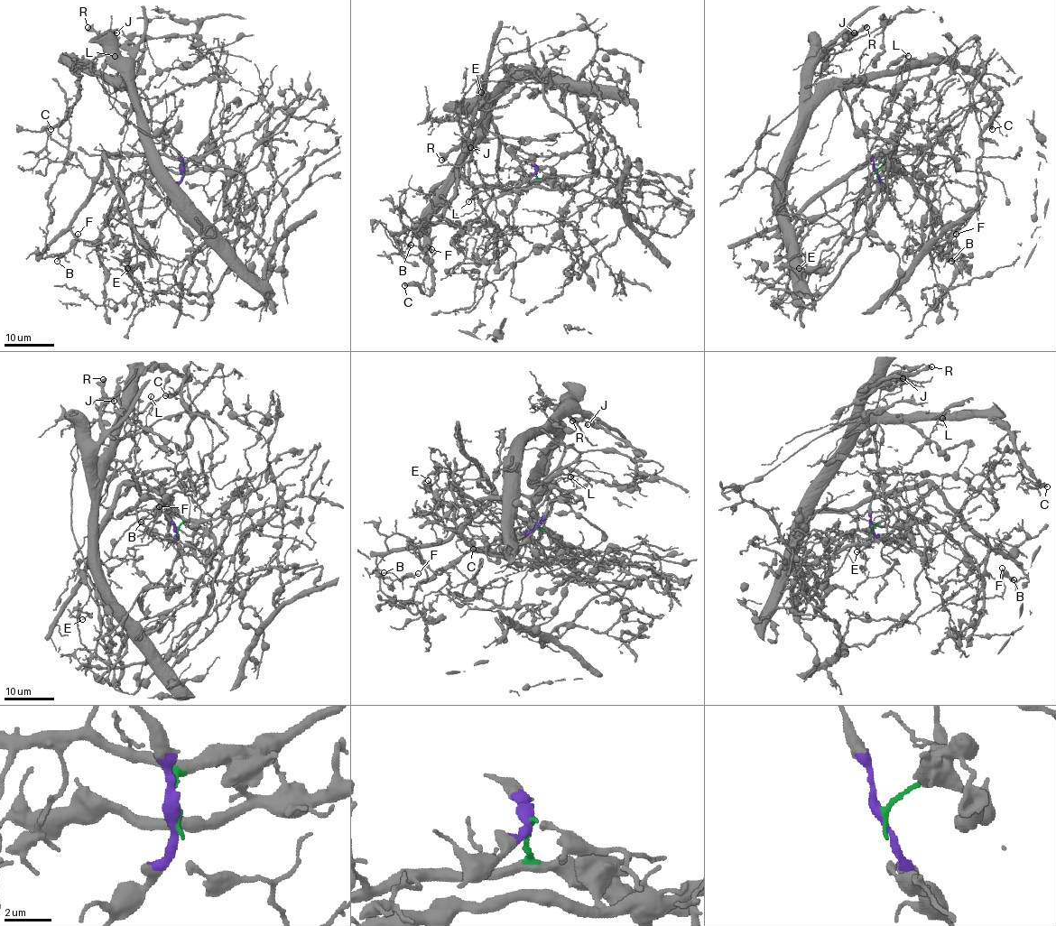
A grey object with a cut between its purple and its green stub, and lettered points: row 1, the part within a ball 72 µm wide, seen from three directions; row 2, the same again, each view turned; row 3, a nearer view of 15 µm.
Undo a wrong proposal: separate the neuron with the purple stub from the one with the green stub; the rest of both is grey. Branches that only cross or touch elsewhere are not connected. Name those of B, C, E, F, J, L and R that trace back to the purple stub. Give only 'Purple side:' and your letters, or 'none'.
Purple side: C, J, L, R

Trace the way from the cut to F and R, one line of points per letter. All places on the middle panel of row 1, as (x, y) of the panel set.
F: (537, 169), (533, 180), (489, 187), (460, 179), (437, 222), (395, 236), (405, 255), (431, 249)
R: (536, 169), (530, 162), (517, 160), (504, 149), (499, 137), (486, 128), (486, 105), (486, 115), (441, 160)

